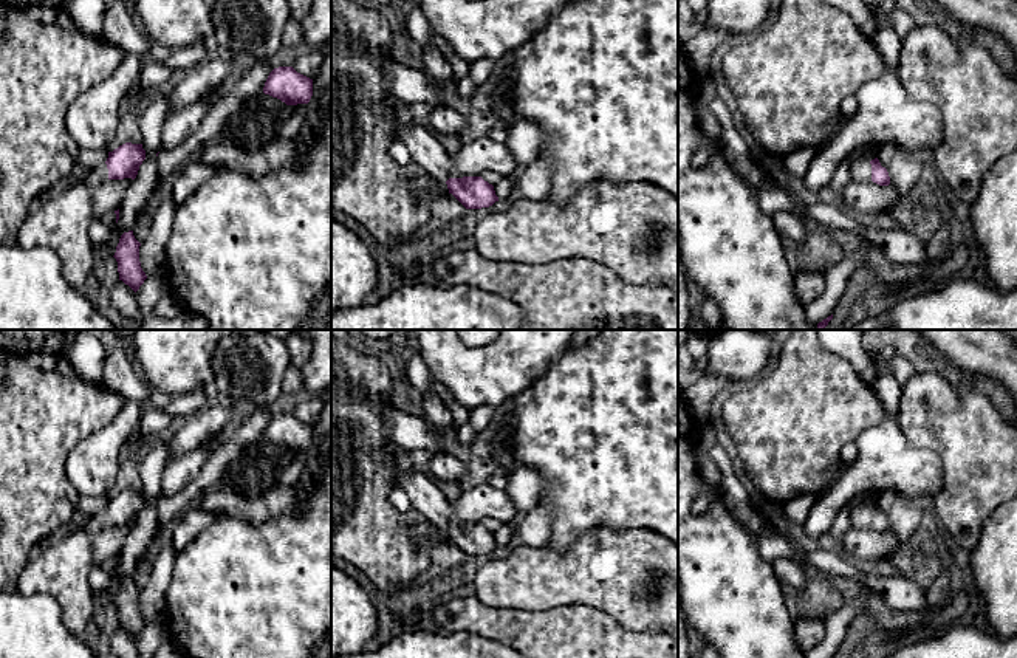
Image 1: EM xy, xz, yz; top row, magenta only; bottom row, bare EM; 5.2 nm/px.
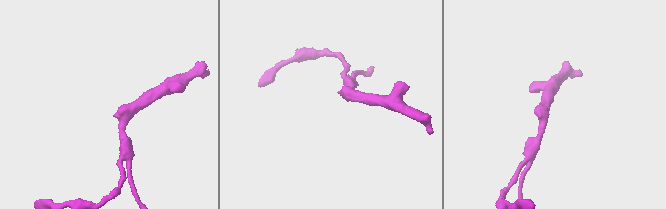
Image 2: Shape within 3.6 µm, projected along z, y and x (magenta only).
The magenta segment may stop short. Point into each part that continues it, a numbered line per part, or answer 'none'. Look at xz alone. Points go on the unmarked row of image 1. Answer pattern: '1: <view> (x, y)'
1: xz (428, 502)

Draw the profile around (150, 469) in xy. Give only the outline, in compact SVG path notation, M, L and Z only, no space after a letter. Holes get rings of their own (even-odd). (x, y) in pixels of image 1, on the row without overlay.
M169 434L164 435L158 446L150 447L150 454L139 464L139 475L142 480L141 491L146 497L146 506L139 512L133 531L127 536L119 554L119 567L111 574L111 582L107 591L111 604L116 599L121 582L135 576L139 559L146 554L155 539L153 531L158 519L156 500L161 495L161 477L169 463L170 454L167 440Z

